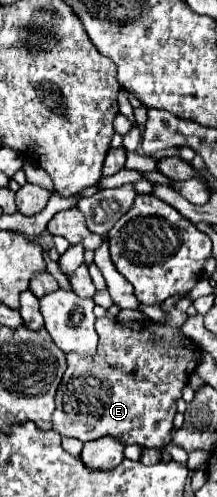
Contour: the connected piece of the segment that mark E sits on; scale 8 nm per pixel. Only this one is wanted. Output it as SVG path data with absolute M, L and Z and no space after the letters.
M171 307L167 311L165 323L153 323L147 331L131 331L117 321L107 317L97 319L95 329L99 333L99 349L95 357L67 355L67 371L59 383L55 395L53 411L53 429L61 437L75 437L79 441L93 441L103 435L121 437L125 445L137 443L143 447L163 447L171 441L173 417L177 413L175 401L181 397L183 385L189 381L191 373L199 361L199 349L187 339L179 329L187 321L187 313Z

